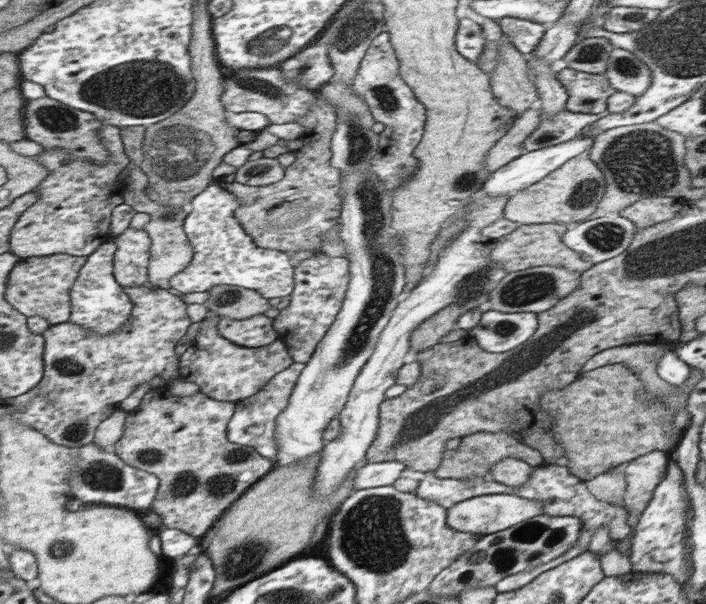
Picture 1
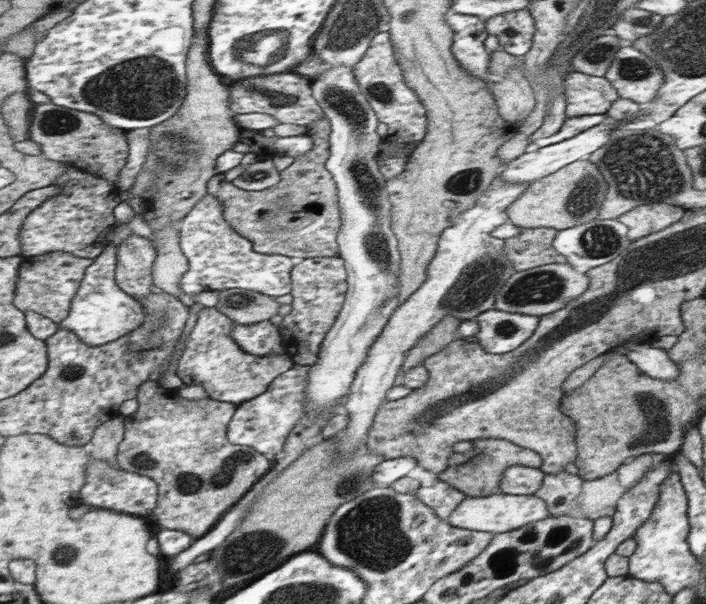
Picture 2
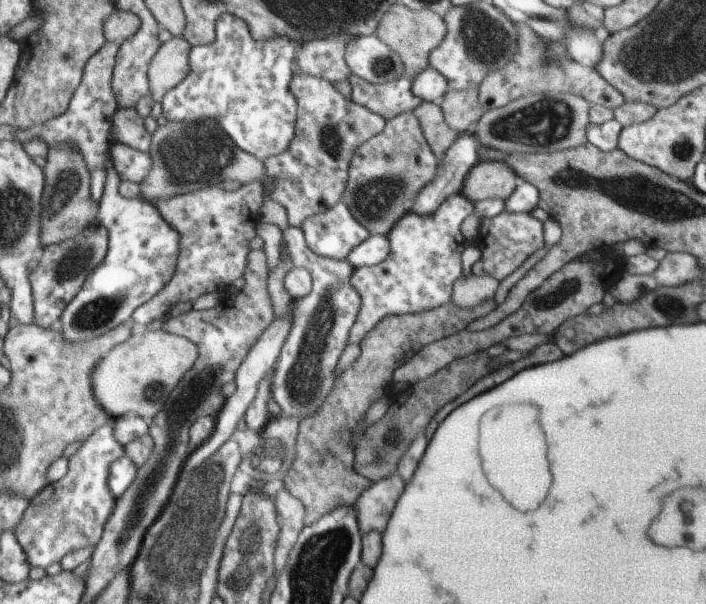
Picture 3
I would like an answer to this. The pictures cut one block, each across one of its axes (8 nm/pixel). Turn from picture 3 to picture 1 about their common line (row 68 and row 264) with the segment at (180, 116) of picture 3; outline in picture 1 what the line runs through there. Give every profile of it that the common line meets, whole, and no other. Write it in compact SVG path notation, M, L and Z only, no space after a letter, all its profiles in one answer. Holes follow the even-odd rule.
M221 186L201 190L191 200L191 216L185 220L185 232L195 248L195 258L189 268L171 278L171 284L181 294L209 292L215 286L233 286L257 292L261 298L285 298L295 288L295 268L291 268L285 252L257 248L233 218L241 202L235 194Z

